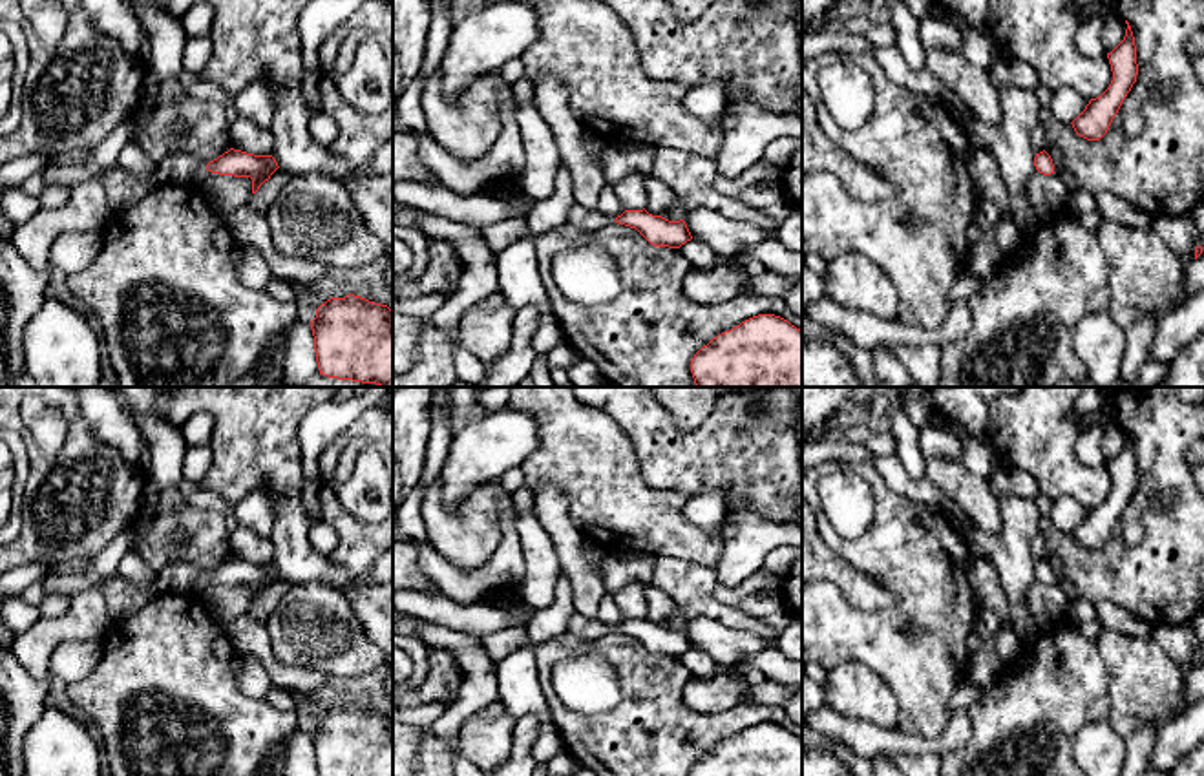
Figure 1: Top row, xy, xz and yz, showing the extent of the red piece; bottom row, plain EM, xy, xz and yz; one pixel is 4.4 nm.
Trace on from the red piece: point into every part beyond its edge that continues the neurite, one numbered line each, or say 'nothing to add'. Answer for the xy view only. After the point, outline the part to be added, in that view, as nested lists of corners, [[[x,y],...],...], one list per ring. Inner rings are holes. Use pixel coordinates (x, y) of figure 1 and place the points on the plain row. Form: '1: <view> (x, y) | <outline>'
1: xy (178, 577) | [[[181,559],[170,561],[157,581],[163,593],[185,595],[203,595],[214,584],[197,568]]]

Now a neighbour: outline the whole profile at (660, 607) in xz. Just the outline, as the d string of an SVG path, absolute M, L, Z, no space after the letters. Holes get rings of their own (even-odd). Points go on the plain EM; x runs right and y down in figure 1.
M652 582L645 584L647 612L645 619L652 624L663 624L676 610L674 601Z

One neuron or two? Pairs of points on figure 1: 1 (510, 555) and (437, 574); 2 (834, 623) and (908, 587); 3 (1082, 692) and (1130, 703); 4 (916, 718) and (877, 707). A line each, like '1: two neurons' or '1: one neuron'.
1: one neuron
2: one neuron
3: two neurons
4: two neurons

